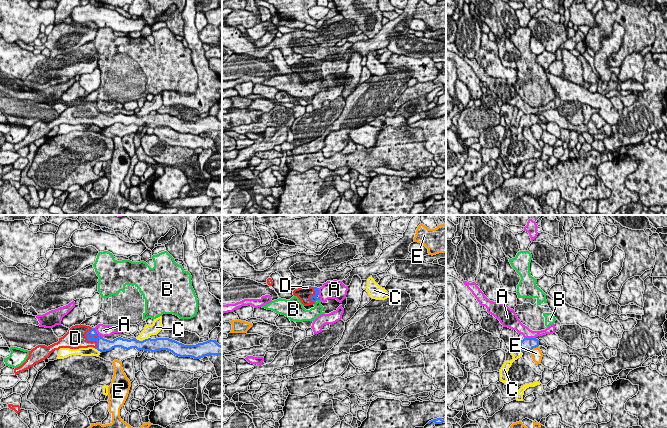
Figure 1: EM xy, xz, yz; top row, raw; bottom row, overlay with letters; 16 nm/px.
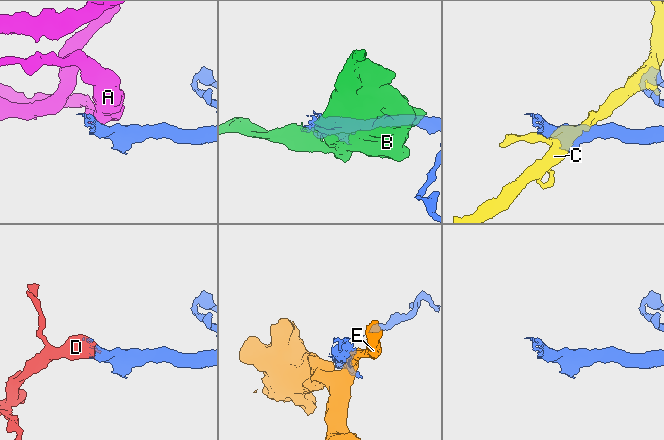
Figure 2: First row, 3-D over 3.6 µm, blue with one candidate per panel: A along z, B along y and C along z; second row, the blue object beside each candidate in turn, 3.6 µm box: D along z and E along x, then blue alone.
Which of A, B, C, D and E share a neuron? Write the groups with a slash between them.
A / B / C / D / E

